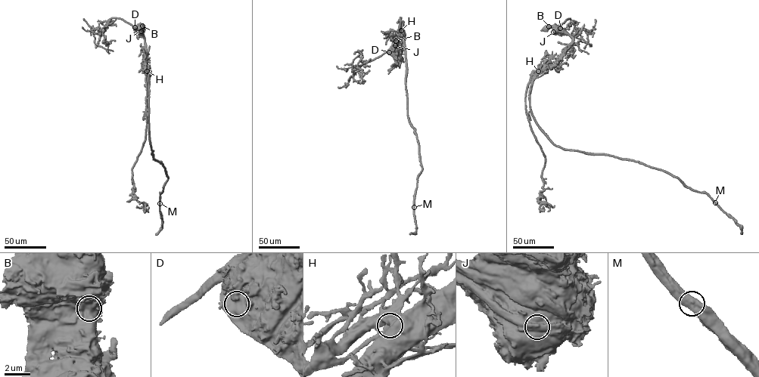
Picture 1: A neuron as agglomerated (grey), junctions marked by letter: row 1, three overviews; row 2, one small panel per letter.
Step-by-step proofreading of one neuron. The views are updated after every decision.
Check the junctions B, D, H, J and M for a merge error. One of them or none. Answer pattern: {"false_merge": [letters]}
{"false_merge": ["J"]}

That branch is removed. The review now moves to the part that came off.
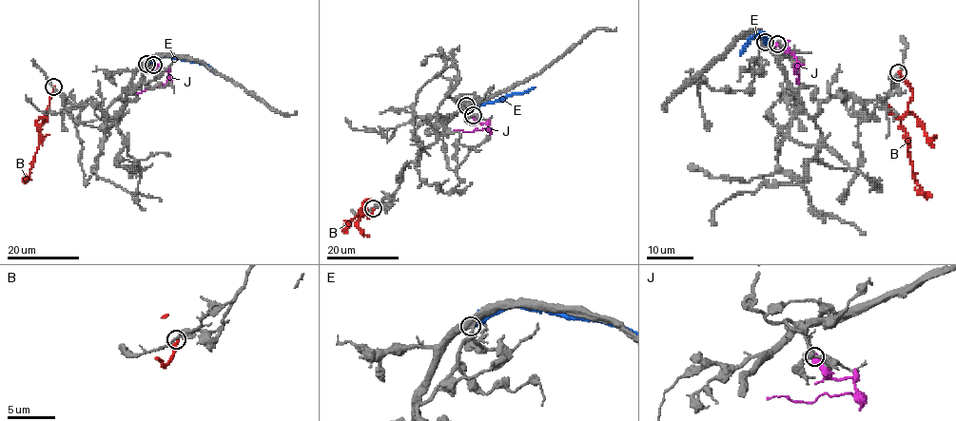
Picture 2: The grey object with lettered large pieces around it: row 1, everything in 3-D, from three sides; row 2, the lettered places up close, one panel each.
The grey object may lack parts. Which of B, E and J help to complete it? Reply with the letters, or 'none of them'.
none of them

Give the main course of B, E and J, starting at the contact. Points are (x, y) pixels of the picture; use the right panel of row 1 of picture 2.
B: (899, 72), (911, 91), (907, 112), (900, 118), (913, 177), (921, 190), (931, 196)
E: (765, 43), (762, 33), (747, 43), (739, 52)
J: (777, 44), (788, 48), (797, 64), (794, 72), (799, 74), (796, 79), (798, 83)

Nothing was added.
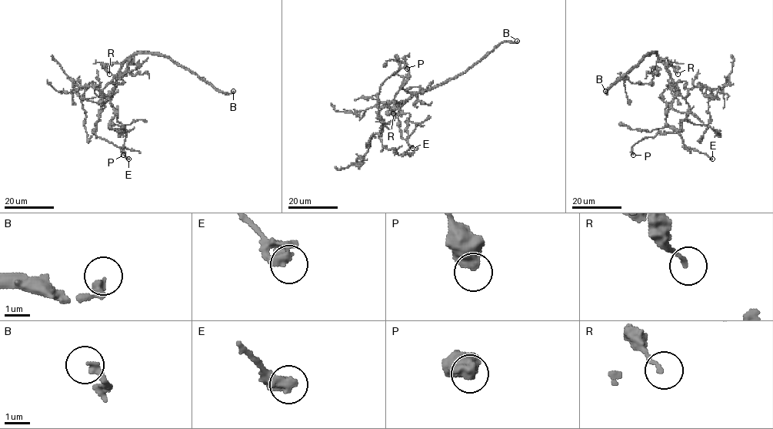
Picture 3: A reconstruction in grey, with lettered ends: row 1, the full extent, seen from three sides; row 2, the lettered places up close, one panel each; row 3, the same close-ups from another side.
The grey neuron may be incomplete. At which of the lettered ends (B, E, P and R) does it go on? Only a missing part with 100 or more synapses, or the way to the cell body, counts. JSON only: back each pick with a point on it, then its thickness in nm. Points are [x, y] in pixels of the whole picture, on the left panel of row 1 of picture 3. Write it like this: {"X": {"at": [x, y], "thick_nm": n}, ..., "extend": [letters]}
{"B": {"at": [233, 91], "thick_nm": 220}, "extend": ["B"]}

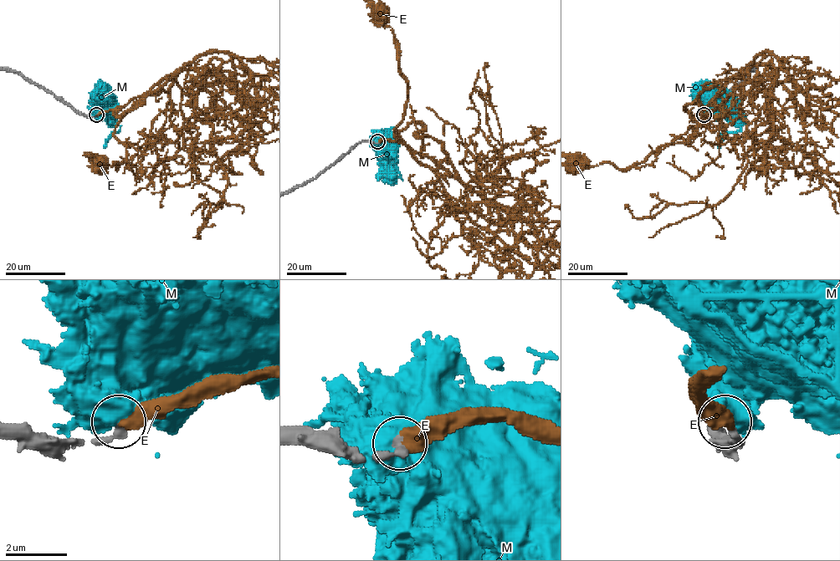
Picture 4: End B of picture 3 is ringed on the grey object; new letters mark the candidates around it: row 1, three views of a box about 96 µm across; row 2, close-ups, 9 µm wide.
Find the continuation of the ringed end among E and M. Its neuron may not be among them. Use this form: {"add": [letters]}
{"add": ["E"]}

